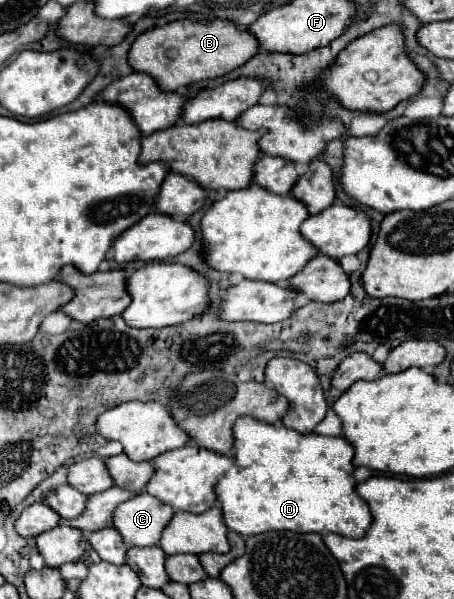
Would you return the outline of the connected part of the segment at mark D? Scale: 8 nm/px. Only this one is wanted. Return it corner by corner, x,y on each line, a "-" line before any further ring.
248,415
238,417
236,425
234,425
234,447
236,447
236,455
234,455
234,467
216,483
216,497
222,505
222,513
224,513
224,521
226,525
240,533
242,537
250,537
250,535
258,535
258,533
266,533
266,531
294,531
294,533
338,533
350,539
360,539
362,535
366,535
366,527
370,527
372,523
372,515
370,515
370,507
366,507
366,501
356,493
356,479
354,479
354,447
350,447
350,443
346,443
344,437
326,437
326,435
318,435
318,433
298,433
298,431
290,431
288,427
276,425
276,423
258,423
258,419
250,419

